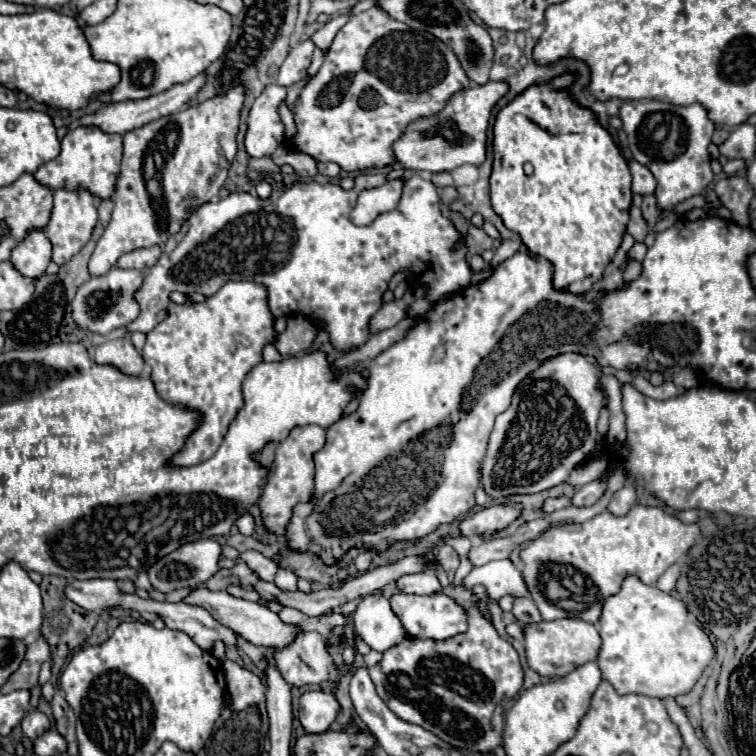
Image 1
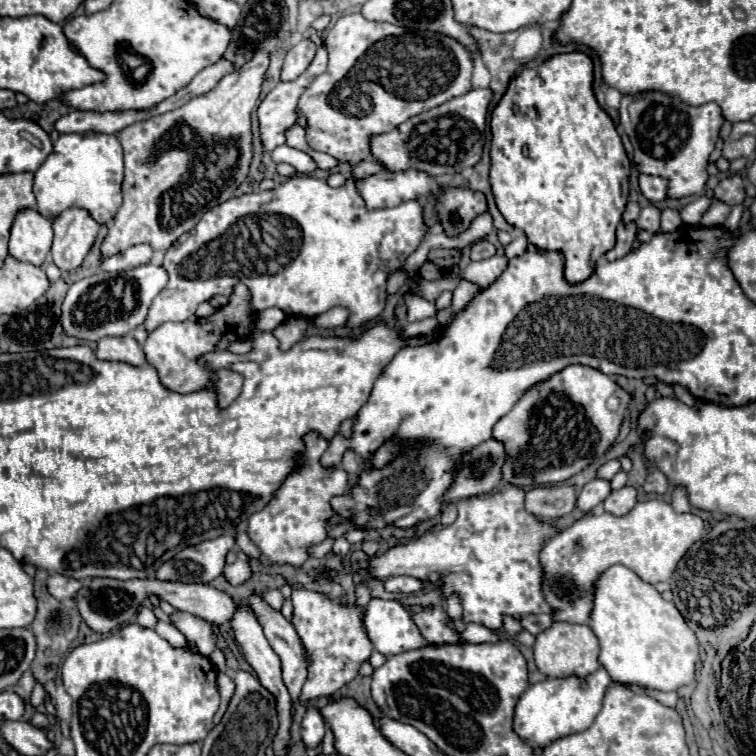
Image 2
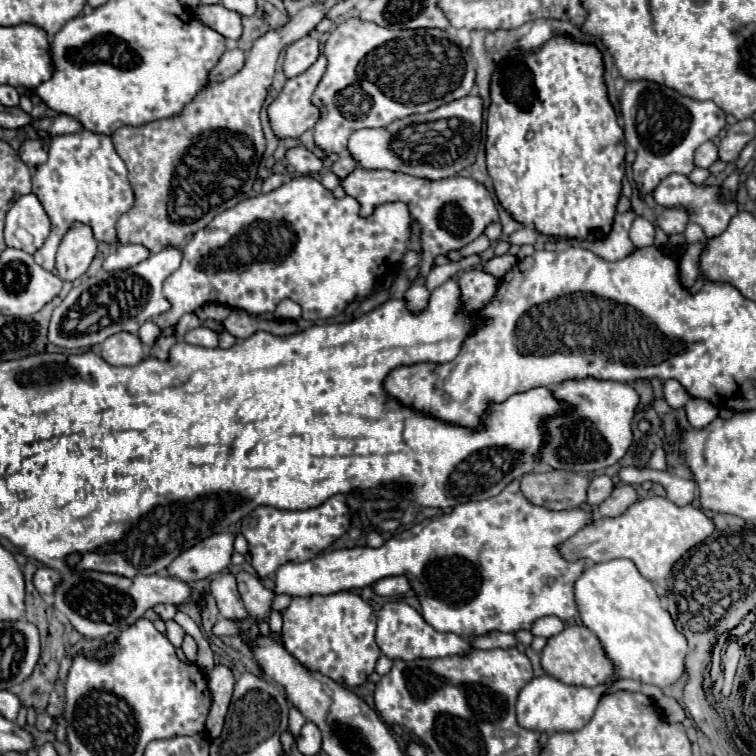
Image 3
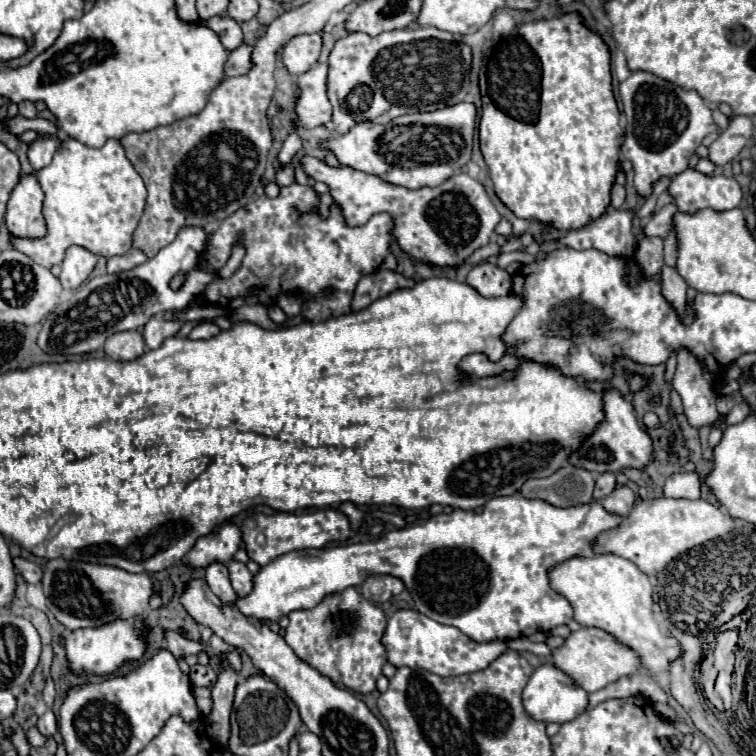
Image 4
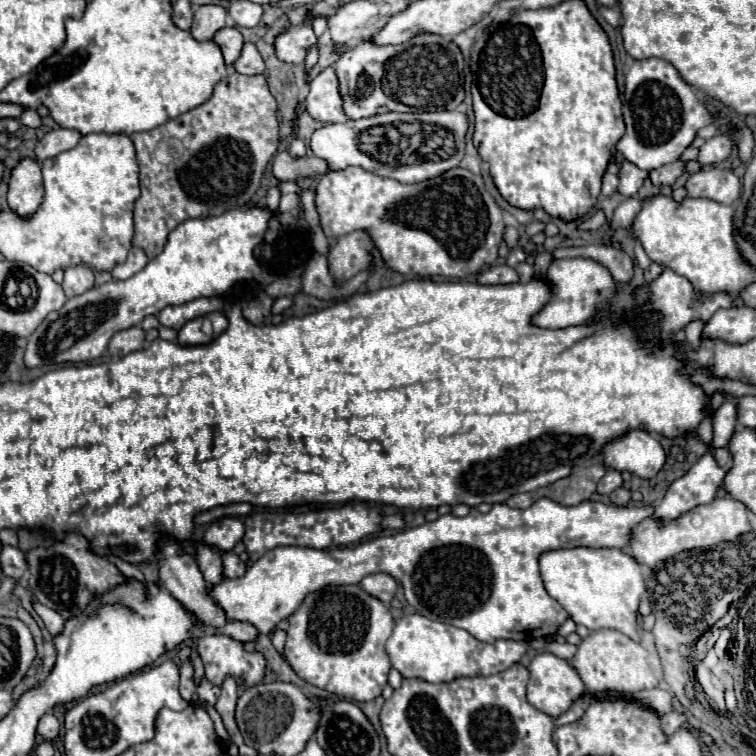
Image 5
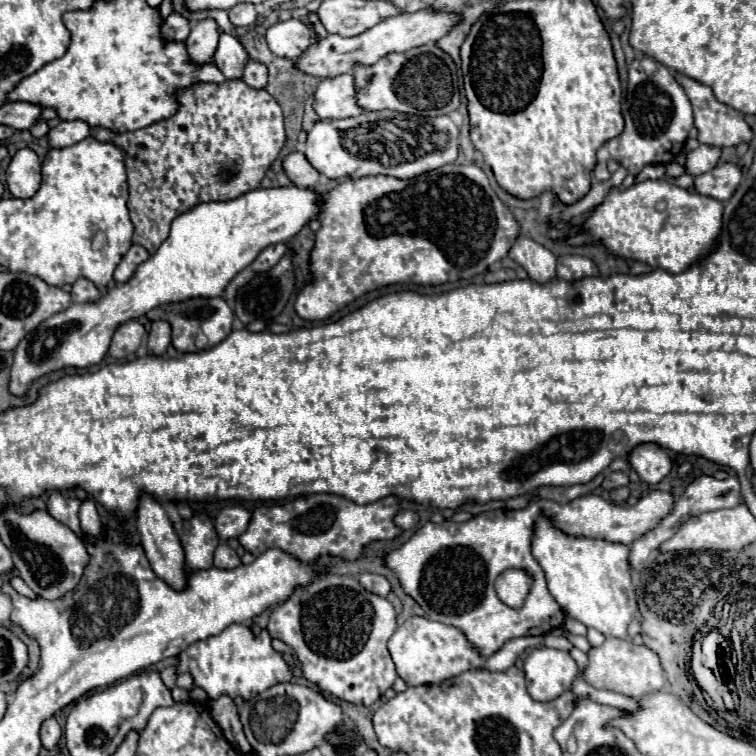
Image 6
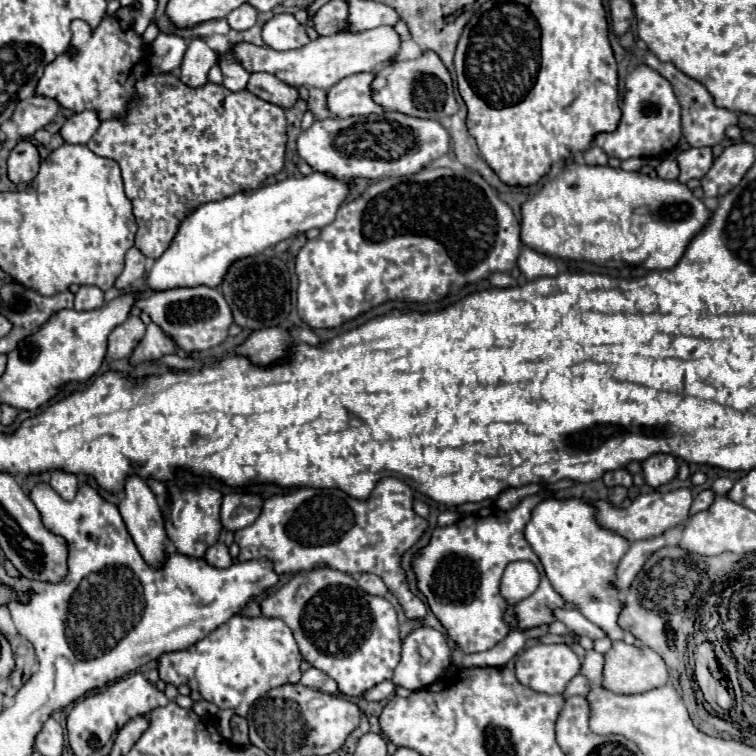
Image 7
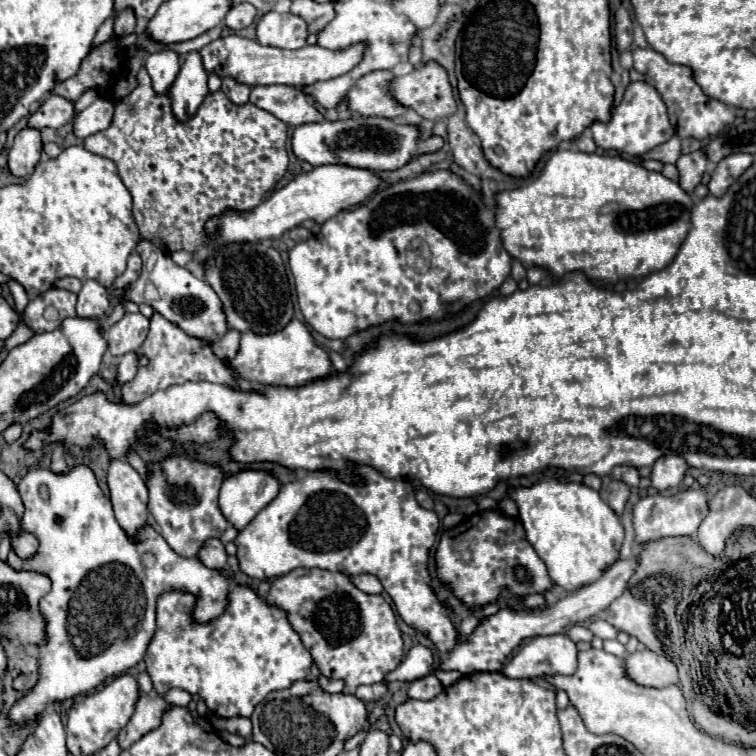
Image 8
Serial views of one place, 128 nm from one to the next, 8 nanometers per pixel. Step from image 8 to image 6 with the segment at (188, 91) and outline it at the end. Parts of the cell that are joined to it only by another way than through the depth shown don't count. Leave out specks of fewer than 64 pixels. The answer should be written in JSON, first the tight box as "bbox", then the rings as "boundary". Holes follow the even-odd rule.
{"bbox":[186,20,220,66],"boundary":[[[214,20],[198,22],[186,40],[186,50],[188,50],[190,62],[196,66],[210,64],[214,60],[218,36],[220,36],[220,32],[218,32],[218,26]]]}

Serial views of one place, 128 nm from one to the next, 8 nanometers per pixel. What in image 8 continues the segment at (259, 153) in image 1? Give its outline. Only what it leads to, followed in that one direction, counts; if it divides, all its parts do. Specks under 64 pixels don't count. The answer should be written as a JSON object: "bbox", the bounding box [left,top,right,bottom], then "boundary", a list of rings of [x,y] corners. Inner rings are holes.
{"bbox":[348,70,408,120],"boundary":[[[390,70],[370,72],[362,76],[348,92],[348,108],[358,112],[360,116],[380,116],[396,120],[408,112],[406,106],[396,102],[396,98],[388,92],[394,74]]]}

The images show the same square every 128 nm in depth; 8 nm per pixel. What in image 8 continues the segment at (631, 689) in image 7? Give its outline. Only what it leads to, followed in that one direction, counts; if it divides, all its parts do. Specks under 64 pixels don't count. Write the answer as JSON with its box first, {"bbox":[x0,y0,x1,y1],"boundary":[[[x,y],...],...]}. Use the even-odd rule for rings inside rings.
{"bbox":[624,650,680,688],"boundary":[[[640,650],[626,656],[624,662],[628,676],[632,676],[632,680],[642,686],[666,688],[672,684],[680,684],[676,664],[664,654],[656,654],[652,650]]]}

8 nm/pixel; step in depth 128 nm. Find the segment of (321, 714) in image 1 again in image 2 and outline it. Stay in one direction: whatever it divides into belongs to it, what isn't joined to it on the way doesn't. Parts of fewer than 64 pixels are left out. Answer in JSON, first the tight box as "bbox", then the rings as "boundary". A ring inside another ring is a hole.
{"bbox":[302,708,326,748],"boundary":[[[308,708],[304,720],[302,720],[302,742],[306,748],[320,746],[326,732],[326,724],[318,712],[318,708]]]}

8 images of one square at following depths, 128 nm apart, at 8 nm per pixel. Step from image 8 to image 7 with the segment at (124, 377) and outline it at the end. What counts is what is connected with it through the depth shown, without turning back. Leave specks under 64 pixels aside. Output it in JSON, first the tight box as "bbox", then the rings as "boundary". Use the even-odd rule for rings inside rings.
{"bbox":[128,322,190,366],"boundary":[[[150,322],[144,338],[134,348],[134,352],[128,358],[128,362],[130,362],[130,366],[140,366],[144,360],[160,358],[164,354],[177,354],[181,358],[189,358],[190,355],[186,351],[178,348],[175,344],[172,344],[170,338],[162,332],[160,326],[156,326],[156,324]]]}

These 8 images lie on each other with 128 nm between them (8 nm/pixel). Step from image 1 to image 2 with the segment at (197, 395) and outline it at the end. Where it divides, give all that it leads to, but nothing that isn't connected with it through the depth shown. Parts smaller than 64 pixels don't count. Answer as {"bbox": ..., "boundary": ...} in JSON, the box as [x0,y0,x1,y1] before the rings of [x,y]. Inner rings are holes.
{"bbox":[144,284,254,406],"boundary":[[[238,284],[234,288],[230,302],[226,306],[218,308],[210,318],[168,322],[168,324],[162,324],[160,328],[150,332],[150,336],[144,344],[144,354],[146,354],[146,360],[158,370],[160,380],[166,388],[186,394],[186,392],[194,392],[196,388],[214,386],[218,390],[220,406],[228,406],[236,400],[236,396],[240,394],[240,384],[242,384],[242,378],[236,372],[232,372],[232,370],[210,372],[196,364],[196,358],[202,356],[204,352],[224,350],[232,340],[238,338],[238,334],[234,332],[234,328],[228,324],[226,318],[244,318],[244,340],[246,340],[250,334],[250,328],[254,326],[254,310],[248,308],[248,288],[244,288],[242,284]]]}

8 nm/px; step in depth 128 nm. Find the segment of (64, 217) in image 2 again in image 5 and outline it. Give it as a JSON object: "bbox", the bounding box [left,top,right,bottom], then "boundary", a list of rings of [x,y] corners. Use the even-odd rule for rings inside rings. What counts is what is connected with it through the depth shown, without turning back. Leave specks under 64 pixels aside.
{"bbox":[62,266,94,298],"boundary":[[[74,266],[64,270],[64,282],[62,282],[66,298],[74,298],[84,294],[86,290],[94,288],[94,272],[88,266]]]}

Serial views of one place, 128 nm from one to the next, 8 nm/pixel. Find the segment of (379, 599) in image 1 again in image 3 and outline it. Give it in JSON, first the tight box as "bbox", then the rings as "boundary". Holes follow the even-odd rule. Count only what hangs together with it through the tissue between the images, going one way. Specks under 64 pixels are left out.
{"bbox":[376,602,472,660],"boundary":[[[388,602],[378,612],[378,630],[376,642],[390,660],[418,660],[418,658],[446,658],[446,656],[466,656],[472,650],[472,644],[458,634],[438,632],[432,628],[418,610],[408,606],[406,602]]]}

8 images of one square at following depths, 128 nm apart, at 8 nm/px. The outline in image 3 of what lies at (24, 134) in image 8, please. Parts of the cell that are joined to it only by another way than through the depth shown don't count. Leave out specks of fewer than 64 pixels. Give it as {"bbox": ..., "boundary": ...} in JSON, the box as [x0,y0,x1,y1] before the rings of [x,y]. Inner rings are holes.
{"bbox":[4,194,50,254],"boundary":[[[36,194],[20,196],[6,214],[4,238],[6,246],[20,248],[28,254],[36,252],[50,234],[50,220]]]}

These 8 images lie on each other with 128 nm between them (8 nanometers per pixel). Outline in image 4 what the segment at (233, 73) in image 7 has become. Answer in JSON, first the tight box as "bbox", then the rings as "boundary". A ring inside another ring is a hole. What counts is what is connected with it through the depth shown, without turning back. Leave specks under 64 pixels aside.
{"bbox":[204,16,242,52],"boundary":[[[216,16],[216,18],[212,18],[212,20],[204,22],[204,24],[218,34],[222,46],[224,46],[228,52],[236,50],[236,48],[242,44],[240,24],[238,24],[236,20],[232,20],[230,16]]]}

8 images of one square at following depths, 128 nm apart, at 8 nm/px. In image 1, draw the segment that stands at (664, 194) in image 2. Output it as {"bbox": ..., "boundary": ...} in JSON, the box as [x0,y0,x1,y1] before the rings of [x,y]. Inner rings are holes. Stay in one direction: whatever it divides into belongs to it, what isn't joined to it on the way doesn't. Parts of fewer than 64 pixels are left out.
{"bbox":[630,160,658,196],"boundary":[[[632,160],[630,172],[632,172],[632,192],[634,194],[640,194],[640,196],[654,194],[658,182],[652,176],[652,172],[648,172],[648,168],[644,168],[642,164],[636,164],[636,160]]]}

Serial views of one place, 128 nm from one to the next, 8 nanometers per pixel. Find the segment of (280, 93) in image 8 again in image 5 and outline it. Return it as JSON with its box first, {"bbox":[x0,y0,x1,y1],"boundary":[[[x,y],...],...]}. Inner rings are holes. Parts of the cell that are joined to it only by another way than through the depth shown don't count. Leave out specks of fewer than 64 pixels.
{"bbox":[234,42,264,76],"boundary":[[[252,42],[244,44],[242,54],[234,64],[234,70],[240,74],[246,74],[246,76],[256,76],[256,74],[264,72],[264,60]]]}

